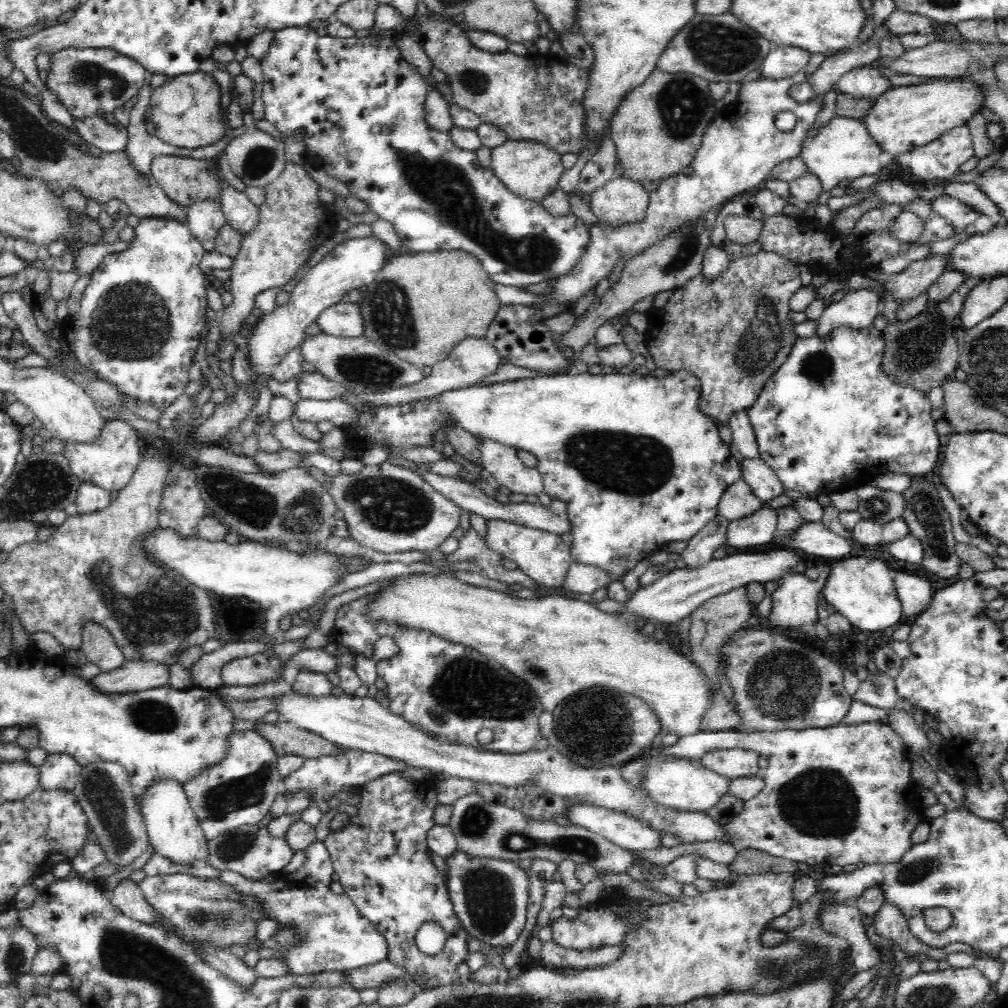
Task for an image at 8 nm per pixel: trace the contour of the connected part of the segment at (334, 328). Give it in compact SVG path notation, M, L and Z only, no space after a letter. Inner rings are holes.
M337 302L318 314L315 323L320 332L330 336L352 338L362 336L364 325L357 303Z

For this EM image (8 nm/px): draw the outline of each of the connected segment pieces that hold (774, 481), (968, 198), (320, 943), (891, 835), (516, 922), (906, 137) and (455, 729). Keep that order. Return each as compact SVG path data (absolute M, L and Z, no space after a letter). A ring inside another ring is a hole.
M760 457L742 458L739 466L741 478L762 502L768 502L784 492L776 473Z
M922 179L922 185L941 186L942 194L957 198L971 206L974 210L979 210L981 214L991 218L992 224L1003 221L998 207L976 187L972 182L960 182L950 179Z
M314 841L304 854L306 860L298 872L281 872L271 883L252 881L234 871L221 872L217 879L229 884L241 894L263 900L263 910L267 912L270 920L280 922L280 929L293 926L299 932L303 943L292 947L285 955L277 956L285 960L290 975L345 972L386 959L388 945L384 935L360 914L346 893L336 895L328 889L334 869L324 843Z
M864 722L863 724L852 724L852 726L837 725L828 728L814 728L811 730L782 730L776 732L761 732L761 733L736 733L734 731L720 731L720 732L702 732L698 731L696 734L680 737L676 744L671 747L664 747L658 753L663 754L665 758L691 758L701 759L707 752L714 752L715 750L726 750L730 748L742 748L744 750L755 750L759 755L767 756L769 765L765 771L762 772L762 781L764 786L762 790L743 804L741 813L737 814L731 822L725 824L725 832L733 847L740 853L744 849L761 850L766 854L777 856L794 861L794 863L802 863L809 866L828 866L828 865L856 865L862 863L864 865L874 864L898 864L912 848L912 832L918 824L925 819L922 813L921 800L922 797L916 794L919 787L911 777L911 762L909 759L909 751L902 742L902 739L892 730L891 727L884 723ZM910 790L915 790L915 796L910 798Z
M456 848L452 855L444 859L448 868L443 873L445 885L452 903L452 908L460 925L468 937L494 947L510 947L526 924L528 901L530 898L530 879L526 870L518 862L494 858L468 857L463 850Z
M954 77L949 81L929 78L925 83L897 86L886 91L886 94L874 100L870 111L859 120L878 144L880 152L886 152L896 159L904 152L921 148L941 138L946 130L961 126L972 114L983 109L983 105L983 92L968 77Z
M360 598L349 604L344 604L338 609L335 625L330 634L334 639L334 645L341 645L368 659L372 659L374 644L382 636L387 634L396 641L400 652L396 656L387 660L380 660L376 664L378 676L382 676L382 680L386 682L387 686L388 701L385 705L392 713L402 716L416 728L425 728L428 734L434 733L448 742L457 742L466 746L469 744L480 750L514 754L531 751L542 744L538 722L540 722L542 712L544 712L544 705L529 684L472 648L452 644L435 636L434 633L399 628L390 622L387 624L386 622L367 620L365 609L368 604L369 598ZM484 729L492 730L492 741L481 744L476 736Z

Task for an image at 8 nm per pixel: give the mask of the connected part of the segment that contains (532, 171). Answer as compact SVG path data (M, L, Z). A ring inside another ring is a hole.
M505 141L490 150L490 154L491 170L496 178L501 180L514 195L540 204L546 196L557 189L560 177L564 172L561 154L534 142Z

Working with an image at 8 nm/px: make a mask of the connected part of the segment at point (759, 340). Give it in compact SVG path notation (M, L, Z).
M761 251L734 259L721 277L708 281L695 276L675 289L663 307L649 312L650 323L644 334L648 352L658 368L686 370L696 376L701 383L699 400L696 400L698 409L716 424L726 424L730 414L754 404L774 370L790 354L797 338L795 324L789 318L788 299L802 287L798 266L779 254Z

